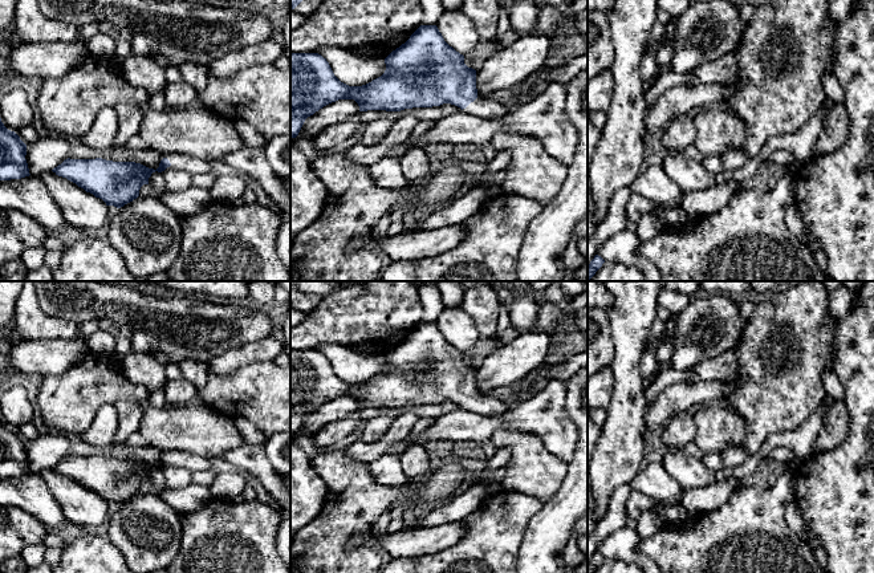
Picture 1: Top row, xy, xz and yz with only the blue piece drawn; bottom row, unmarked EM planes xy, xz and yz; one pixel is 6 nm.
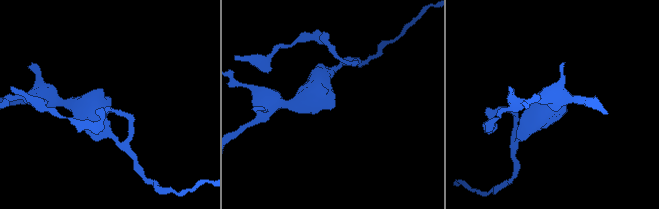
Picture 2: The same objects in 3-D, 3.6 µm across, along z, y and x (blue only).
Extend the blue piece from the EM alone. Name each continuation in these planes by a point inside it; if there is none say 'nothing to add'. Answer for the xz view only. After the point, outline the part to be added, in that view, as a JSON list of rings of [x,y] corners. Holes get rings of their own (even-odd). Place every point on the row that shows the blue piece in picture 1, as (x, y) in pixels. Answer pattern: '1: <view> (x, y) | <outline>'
1: xz (483, 108) | [[[477,97],[466,110],[480,118],[499,119],[511,113],[509,107],[496,99]]]

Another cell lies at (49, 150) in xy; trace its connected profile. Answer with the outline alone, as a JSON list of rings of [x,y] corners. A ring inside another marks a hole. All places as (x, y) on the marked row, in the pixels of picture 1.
[[[44,133],[33,143],[27,145],[27,163],[31,175],[40,176],[52,171],[69,158],[70,145],[66,137]]]

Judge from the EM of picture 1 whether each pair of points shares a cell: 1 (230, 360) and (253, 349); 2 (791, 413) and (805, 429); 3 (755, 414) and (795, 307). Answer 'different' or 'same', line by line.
1: same
2: different
3: same

